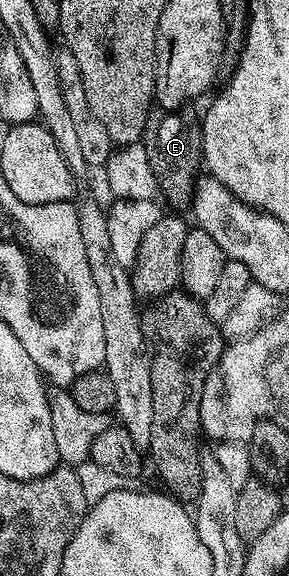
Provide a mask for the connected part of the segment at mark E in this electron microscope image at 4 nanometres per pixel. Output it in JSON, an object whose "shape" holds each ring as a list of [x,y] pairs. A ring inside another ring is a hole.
{"shape":[[[184,107],[179,111],[165,112],[164,118],[157,123],[156,130],[154,125],[154,128],[145,132],[142,138],[146,159],[150,159],[150,167],[154,167],[159,196],[164,196],[176,211],[184,211],[191,206],[192,190],[196,188],[198,174],[201,172],[199,169],[202,169],[204,159],[202,121],[190,110],[191,108]]]}

